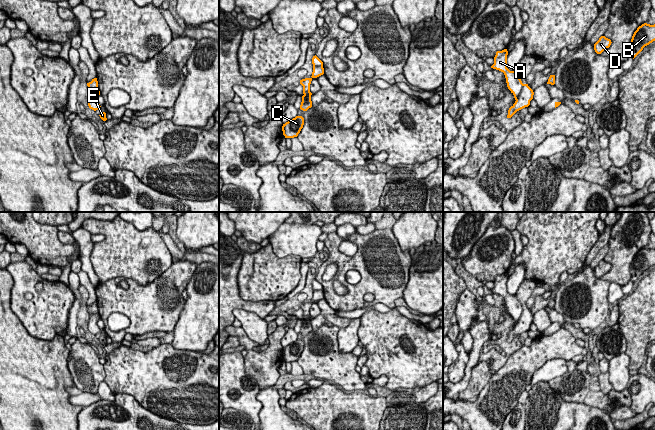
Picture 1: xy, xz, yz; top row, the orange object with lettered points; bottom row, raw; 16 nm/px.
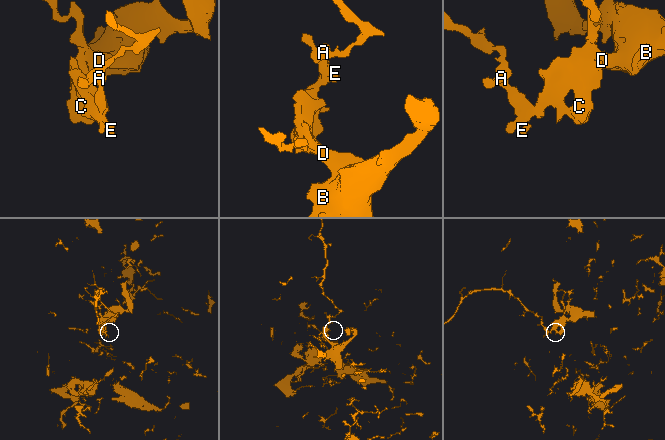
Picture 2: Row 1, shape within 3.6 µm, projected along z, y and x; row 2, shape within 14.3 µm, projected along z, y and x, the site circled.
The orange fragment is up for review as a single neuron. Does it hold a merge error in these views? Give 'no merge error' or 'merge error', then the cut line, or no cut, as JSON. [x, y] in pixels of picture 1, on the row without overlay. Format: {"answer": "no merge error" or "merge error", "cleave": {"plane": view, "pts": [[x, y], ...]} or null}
{"answer": "merge error", "cleave": {"plane": "yz", "pts": [[523, 308], [516, 324]]}}

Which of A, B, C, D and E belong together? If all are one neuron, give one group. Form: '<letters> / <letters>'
A / B C D E

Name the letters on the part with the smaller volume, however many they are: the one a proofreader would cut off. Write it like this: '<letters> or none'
A

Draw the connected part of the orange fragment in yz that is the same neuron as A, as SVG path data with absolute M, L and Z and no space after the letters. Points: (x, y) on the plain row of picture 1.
M507 273L497 275L494 281L494 288L491 290L491 292L499 294L504 297L507 311L514 319L515 324L517 324L521 317L523 307L515 295L510 295L507 292L507 279L508 279Z

